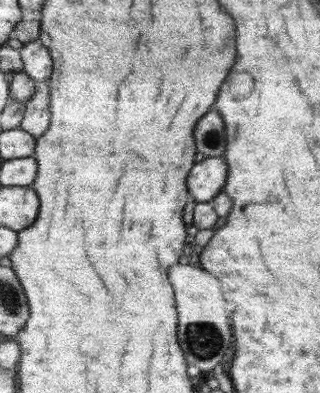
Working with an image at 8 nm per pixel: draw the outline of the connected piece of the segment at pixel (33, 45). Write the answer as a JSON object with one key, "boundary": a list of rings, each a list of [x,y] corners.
{"boundary":[[[38,39],[24,45],[21,50],[25,71],[38,82],[50,82],[54,74],[55,60],[50,49]]]}

